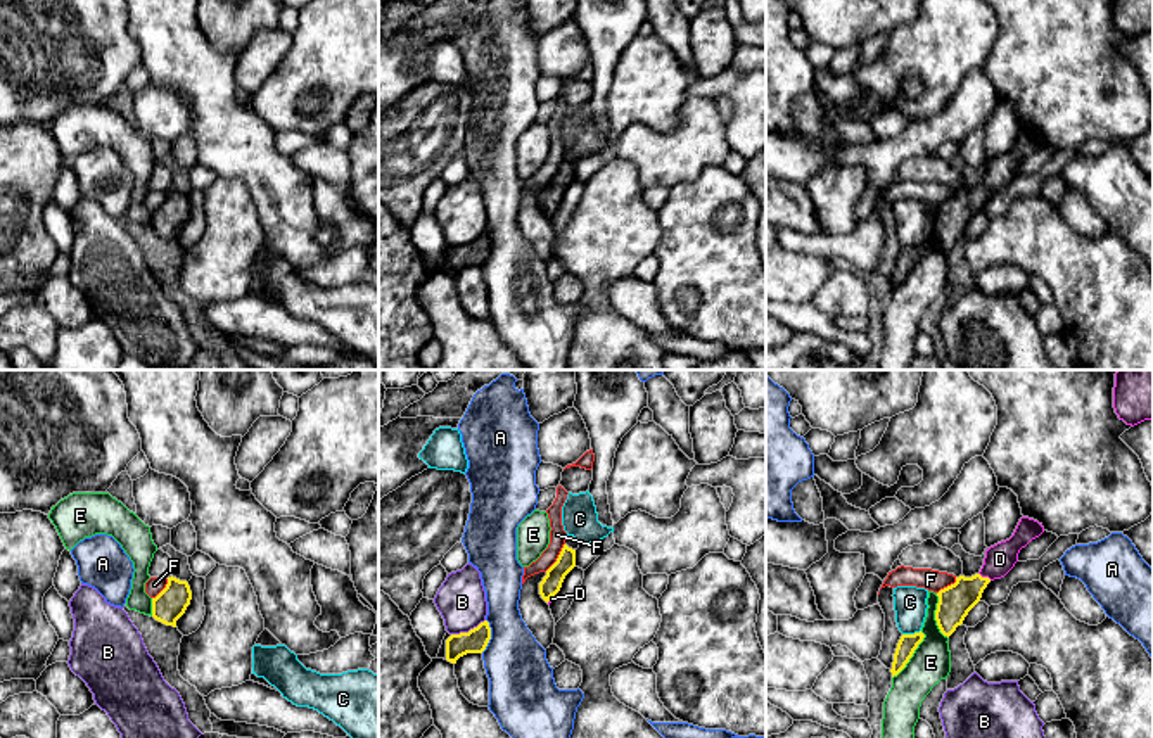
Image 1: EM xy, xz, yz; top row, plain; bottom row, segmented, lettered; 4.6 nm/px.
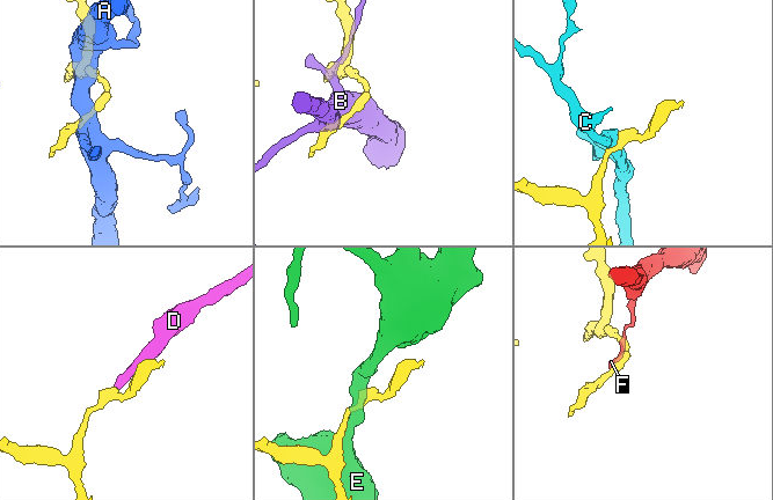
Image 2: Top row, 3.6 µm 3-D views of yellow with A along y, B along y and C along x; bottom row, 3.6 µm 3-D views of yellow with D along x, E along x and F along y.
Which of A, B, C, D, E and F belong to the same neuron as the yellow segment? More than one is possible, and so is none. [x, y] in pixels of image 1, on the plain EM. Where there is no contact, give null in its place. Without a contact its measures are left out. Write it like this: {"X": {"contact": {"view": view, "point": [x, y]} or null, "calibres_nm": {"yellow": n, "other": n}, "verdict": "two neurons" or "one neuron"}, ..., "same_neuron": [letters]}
{"A": {"contact": {"view": "xz", "point": [490, 249]}, "calibres_nm": {"yellow": 110, "other": 300}, "verdict": "two neurons"}, "B": {"contact": {"view": "xz", "point": [469, 244]}, "calibres_nm": {"yellow": 110, "other": 220}, "verdict": "two neurons"}, "C": {"contact": {"view": "yz", "point": [911, 248]}, "calibres_nm": {"yellow": 90, "other": 160}, "verdict": "two neurons"}, "D": {"contact": {"view": "yz", "point": [986, 190]}, "calibres_nm": {"yellow": 160, "other": 140}, "verdict": "one neuron"}, "E": {"contact": {"view": "yz", "point": [911, 268]}, "calibres_nm": {"yellow": 90, "other": 190}, "verdict": "two neurons"}, "F": {"contact": {"view": "xz", "point": [559, 170]}, "calibres_nm": {"yellow": 90, "other": 80}, "verdict": "two neurons"}, "same_neuron": ["D"]}

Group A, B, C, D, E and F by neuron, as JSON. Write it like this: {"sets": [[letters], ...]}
{"sets": [["A"], ["B"], ["C"], ["D"], ["E"], ["F"]]}

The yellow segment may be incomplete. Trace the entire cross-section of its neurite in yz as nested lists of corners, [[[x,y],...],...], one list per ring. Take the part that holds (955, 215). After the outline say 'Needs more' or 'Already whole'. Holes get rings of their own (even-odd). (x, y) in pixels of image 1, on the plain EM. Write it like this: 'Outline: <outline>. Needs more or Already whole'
Outline: [[[1022,130],[1013,149],[985,164],[984,178],[971,190],[959,188],[956,195],[937,206],[935,233],[944,249],[951,249],[963,237],[968,225],[980,214],[984,202],[994,192],[1004,190],[1018,175],[1018,166],[1044,145],[1042,137]]]. Needs more

